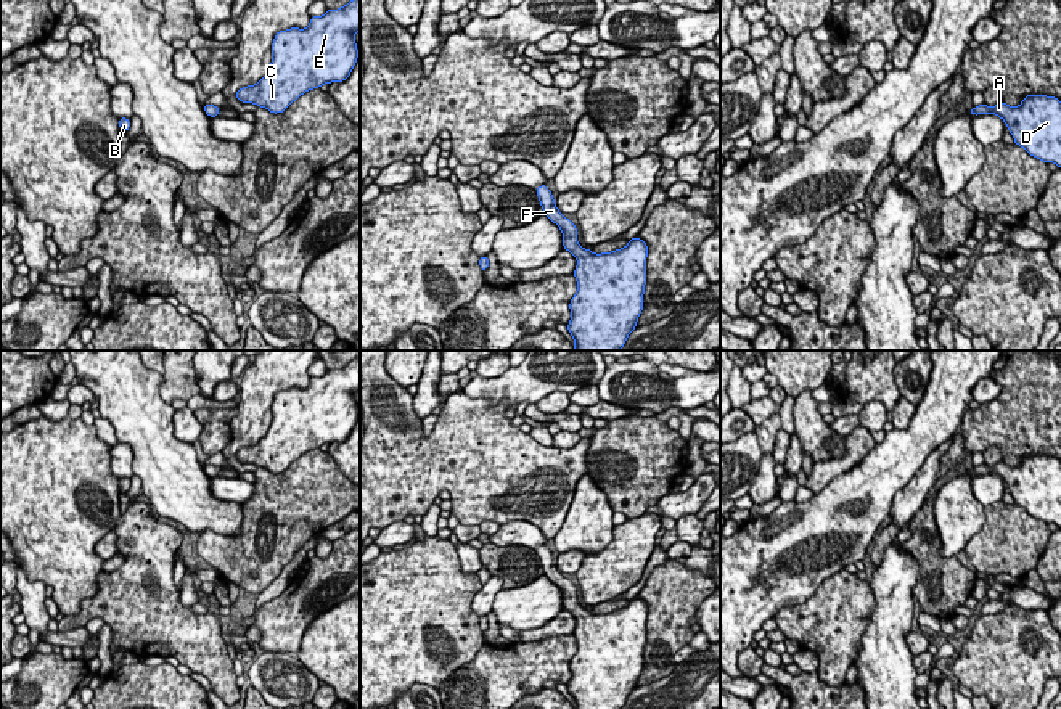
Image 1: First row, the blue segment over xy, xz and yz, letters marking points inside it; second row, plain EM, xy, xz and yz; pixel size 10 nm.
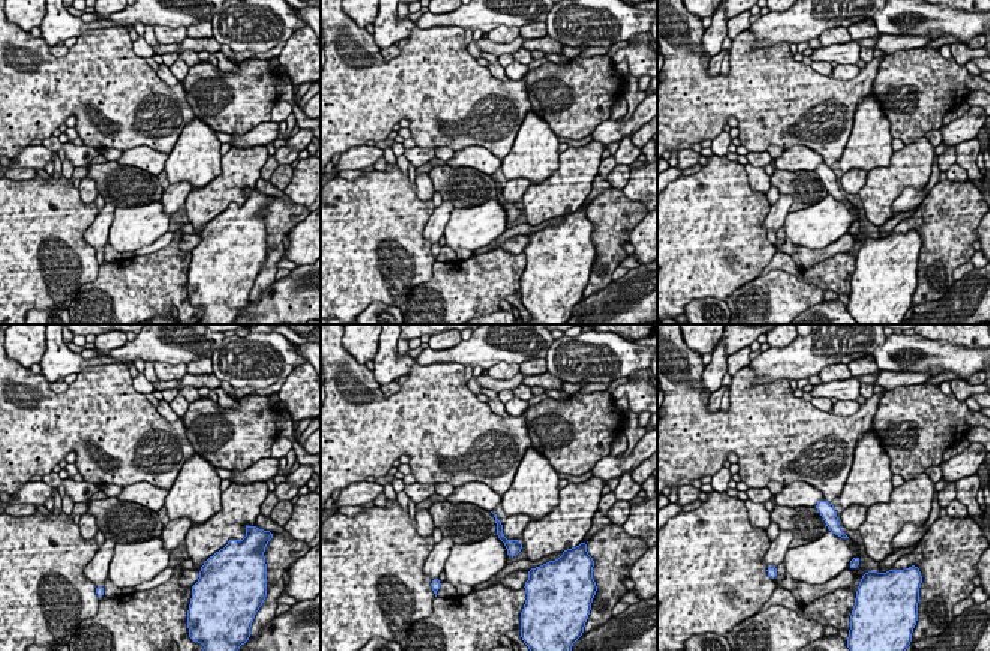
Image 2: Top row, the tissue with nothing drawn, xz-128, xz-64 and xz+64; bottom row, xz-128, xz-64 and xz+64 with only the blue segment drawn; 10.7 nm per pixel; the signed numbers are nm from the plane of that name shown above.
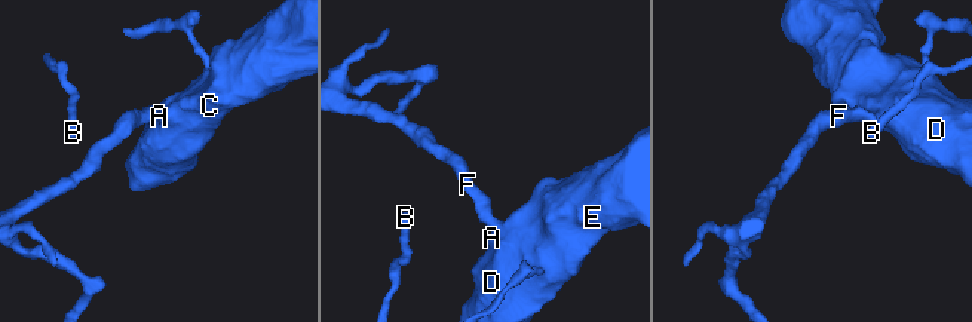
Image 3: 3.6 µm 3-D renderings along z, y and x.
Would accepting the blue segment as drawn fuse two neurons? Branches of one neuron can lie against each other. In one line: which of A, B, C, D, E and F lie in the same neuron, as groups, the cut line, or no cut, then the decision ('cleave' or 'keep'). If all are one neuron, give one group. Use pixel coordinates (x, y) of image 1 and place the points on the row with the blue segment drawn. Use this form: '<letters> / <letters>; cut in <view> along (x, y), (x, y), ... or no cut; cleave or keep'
A B C D E F; no cut; keep

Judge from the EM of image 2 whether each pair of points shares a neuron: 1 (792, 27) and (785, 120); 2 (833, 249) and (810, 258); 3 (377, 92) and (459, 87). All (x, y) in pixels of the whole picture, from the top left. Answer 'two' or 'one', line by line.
1: two
2: one
3: one

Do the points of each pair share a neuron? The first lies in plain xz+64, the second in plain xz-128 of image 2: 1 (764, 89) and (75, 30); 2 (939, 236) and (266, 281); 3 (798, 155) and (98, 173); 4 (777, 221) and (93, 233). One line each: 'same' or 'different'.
1: different
2: same
3: different
4: same

